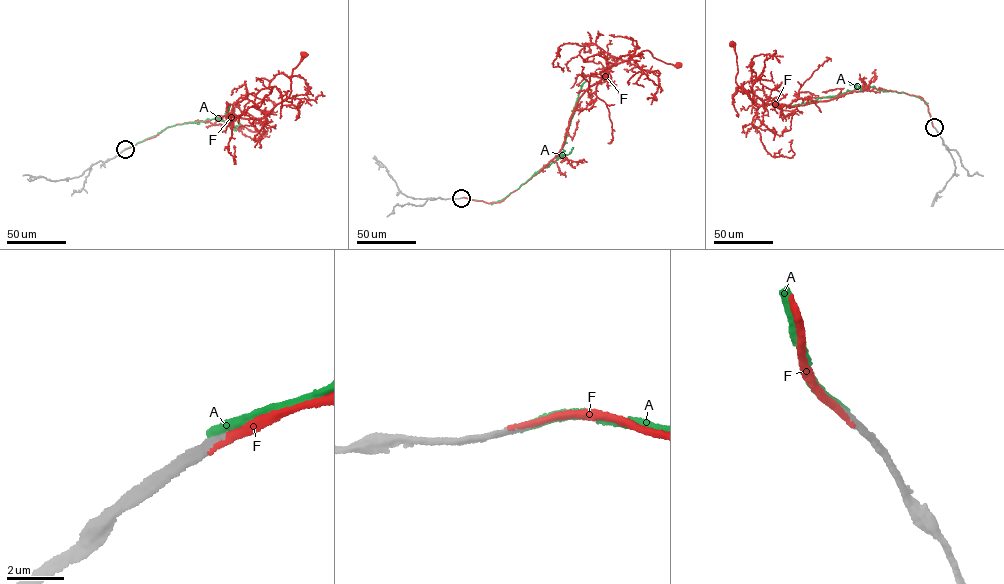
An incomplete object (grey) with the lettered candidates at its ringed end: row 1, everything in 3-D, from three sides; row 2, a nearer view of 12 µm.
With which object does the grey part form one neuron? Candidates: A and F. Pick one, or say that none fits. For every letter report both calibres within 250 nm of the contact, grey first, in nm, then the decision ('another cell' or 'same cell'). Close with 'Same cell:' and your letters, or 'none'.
A: 280 nm thick on the grey side, 320 nm on the other; another cell
F: 300 nm thick on the grey side, 240 nm on the other; same cell
Same cell: F

